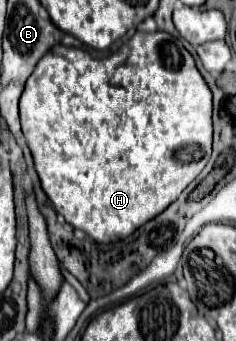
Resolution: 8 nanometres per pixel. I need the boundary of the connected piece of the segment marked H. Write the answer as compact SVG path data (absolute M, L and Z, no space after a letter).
M135 32L115 54L109 58L93 58L89 52L79 48L69 48L63 44L53 46L35 66L33 74L27 78L25 90L19 100L19 118L21 118L21 130L27 140L27 146L31 150L35 170L39 174L41 186L47 194L47 198L53 202L55 210L65 218L67 224L71 224L75 230L85 232L89 238L93 238L99 244L123 240L129 234L133 234L139 226L143 226L147 220L161 214L171 202L179 198L179 194L185 190L189 182L197 178L197 174L203 170L211 156L211 90L207 88L203 76L199 74L191 54L185 50L183 42L167 32Z

